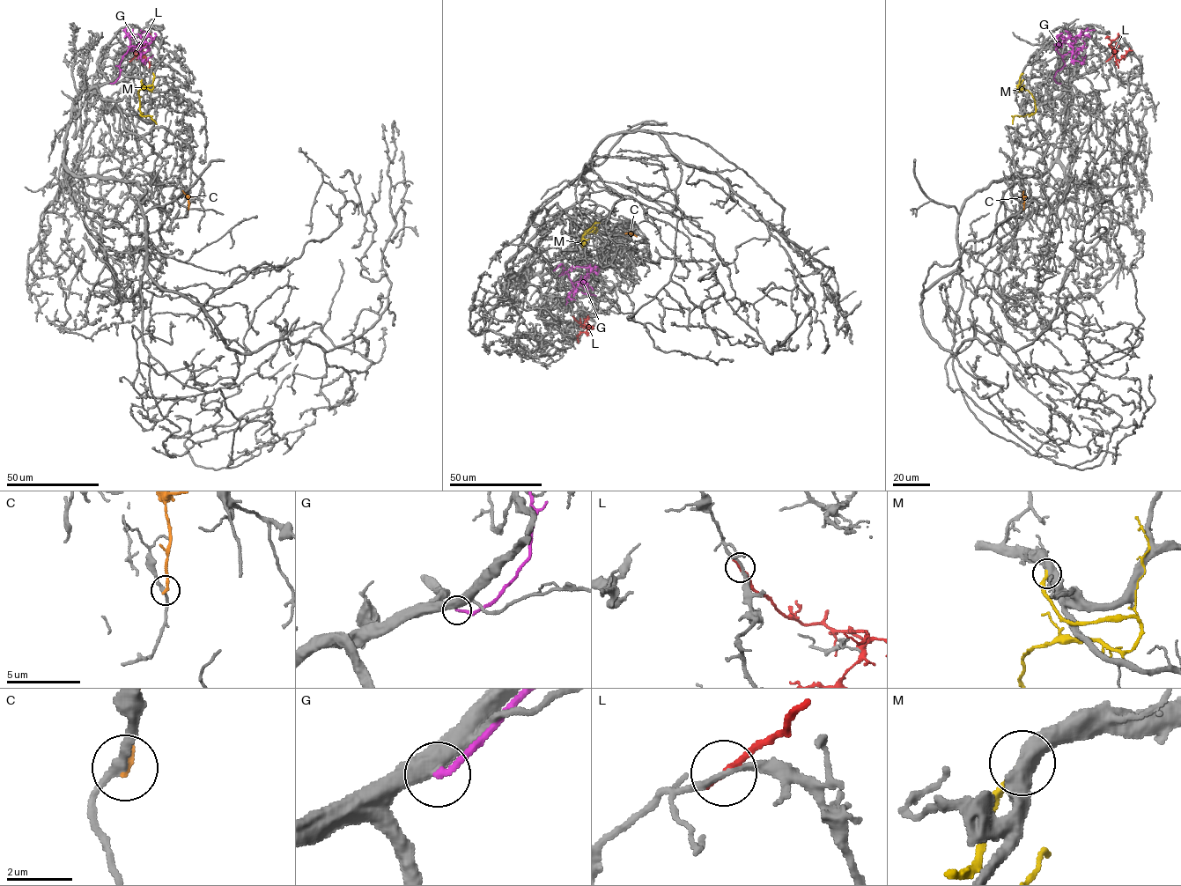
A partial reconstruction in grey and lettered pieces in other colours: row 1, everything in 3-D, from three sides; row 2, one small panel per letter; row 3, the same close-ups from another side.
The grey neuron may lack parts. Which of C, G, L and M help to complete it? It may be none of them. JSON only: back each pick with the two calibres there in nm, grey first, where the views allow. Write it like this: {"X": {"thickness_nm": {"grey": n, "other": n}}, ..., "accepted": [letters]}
{"accepted": []}

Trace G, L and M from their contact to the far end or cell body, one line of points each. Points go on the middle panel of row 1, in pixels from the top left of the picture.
G: (553, 270), (562, 263), (563, 274), (566, 272), (573, 283), (584, 282), (588, 291), (596, 296)
L: (573, 317), (579, 323), (589, 326), (578, 335), (578, 343)
M: (584, 232), (596, 227), (582, 235), (582, 245), (583, 235), (593, 225), (599, 223)

